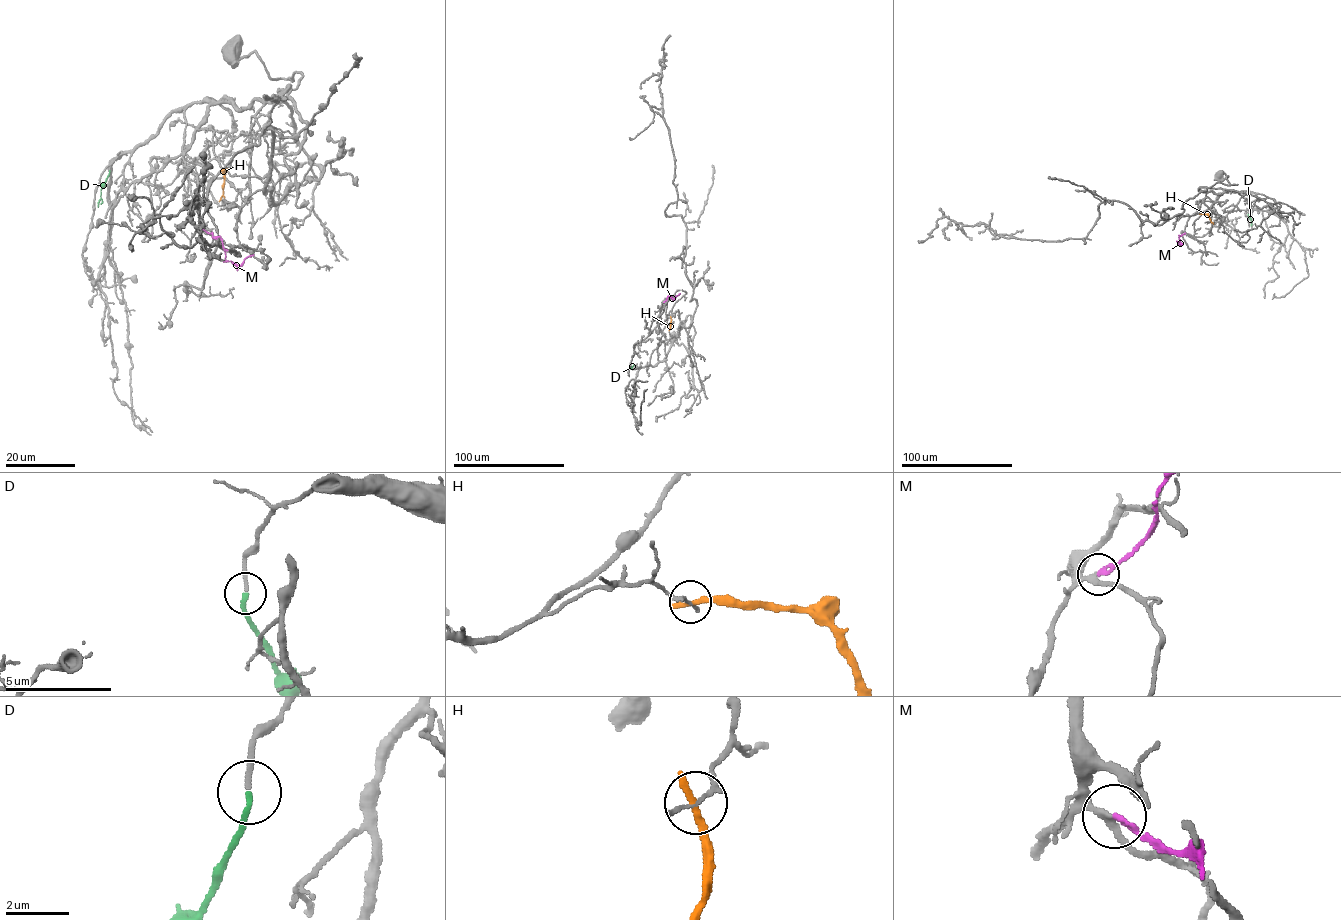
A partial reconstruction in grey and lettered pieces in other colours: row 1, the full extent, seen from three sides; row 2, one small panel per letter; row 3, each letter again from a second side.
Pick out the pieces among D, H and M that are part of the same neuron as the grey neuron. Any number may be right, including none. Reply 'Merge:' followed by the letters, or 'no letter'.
Merge: D

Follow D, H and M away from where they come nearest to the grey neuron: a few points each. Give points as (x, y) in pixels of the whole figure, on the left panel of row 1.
D: (109, 171), (98, 207)
H: (225, 170), (219, 201)
M: (203, 230), (213, 237), (220, 238), (225, 259), (239, 267), (253, 255)

